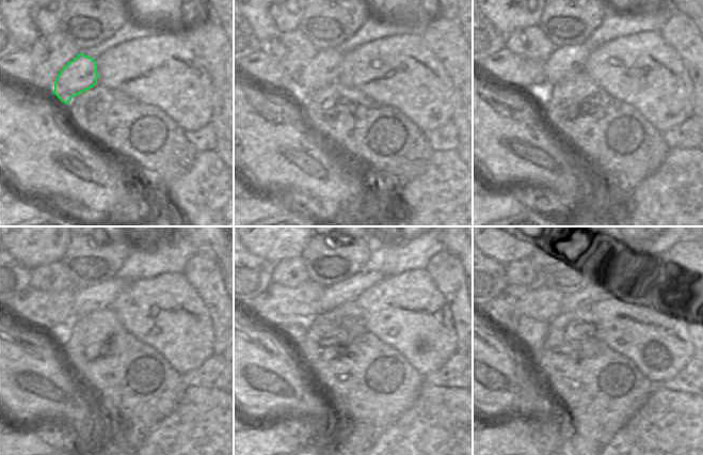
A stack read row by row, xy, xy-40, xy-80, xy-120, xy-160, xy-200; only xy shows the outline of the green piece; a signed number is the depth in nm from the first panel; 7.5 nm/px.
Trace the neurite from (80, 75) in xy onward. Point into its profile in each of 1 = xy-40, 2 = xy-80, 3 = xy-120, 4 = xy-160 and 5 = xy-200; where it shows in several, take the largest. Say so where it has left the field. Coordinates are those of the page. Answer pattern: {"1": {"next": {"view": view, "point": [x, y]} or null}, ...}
{"1": {"next": {"view": "xy-40", "point": [324, 68]}}, "2": {"next": {"view": "xy-80", "point": [566, 60]}}, "3": {"next": {"view": "xy-120", "point": [100, 296]}}, "4": {"next": {"view": "xy-160", "point": [334, 296]}}, "5": {"next": {"view": "xy-200", "point": [626, 248]}}}

